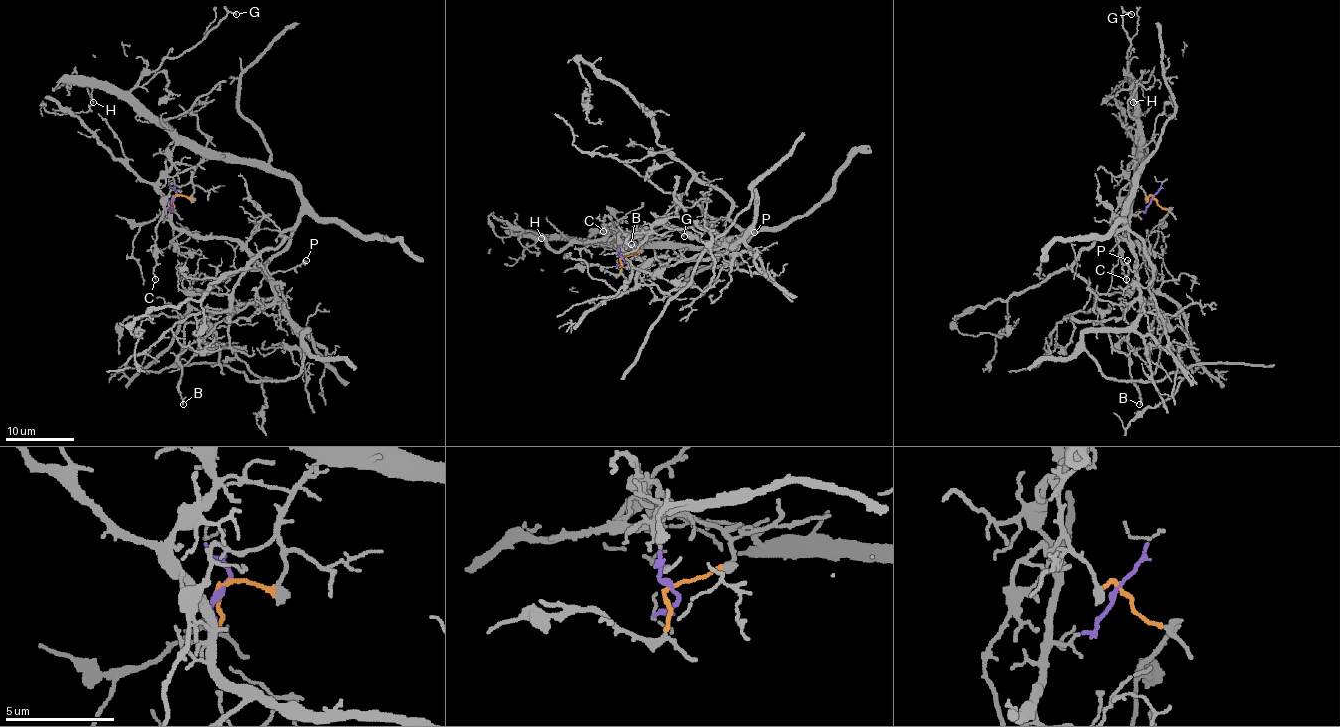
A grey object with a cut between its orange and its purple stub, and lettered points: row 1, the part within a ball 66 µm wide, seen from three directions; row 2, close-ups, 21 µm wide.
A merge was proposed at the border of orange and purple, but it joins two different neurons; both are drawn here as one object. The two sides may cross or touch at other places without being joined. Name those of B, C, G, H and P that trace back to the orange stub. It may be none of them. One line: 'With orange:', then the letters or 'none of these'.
With orange: C, G, H

